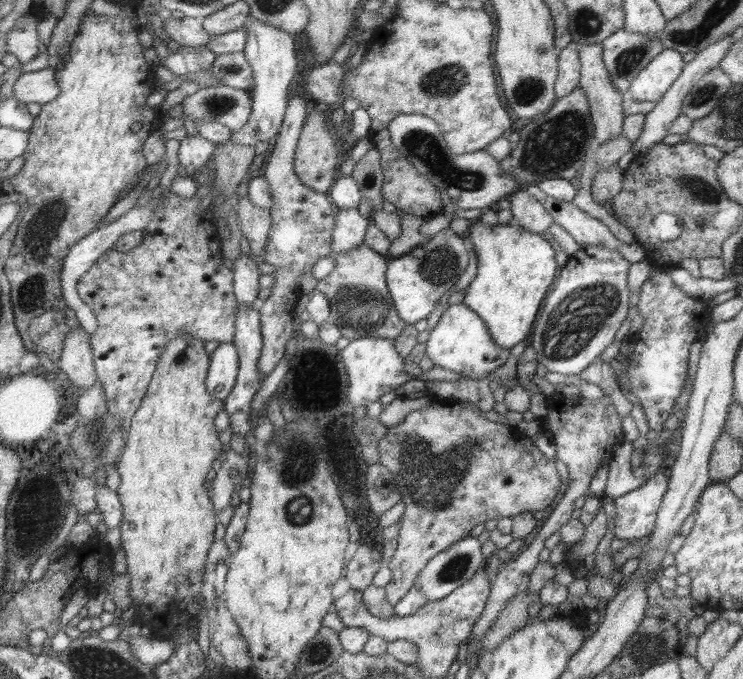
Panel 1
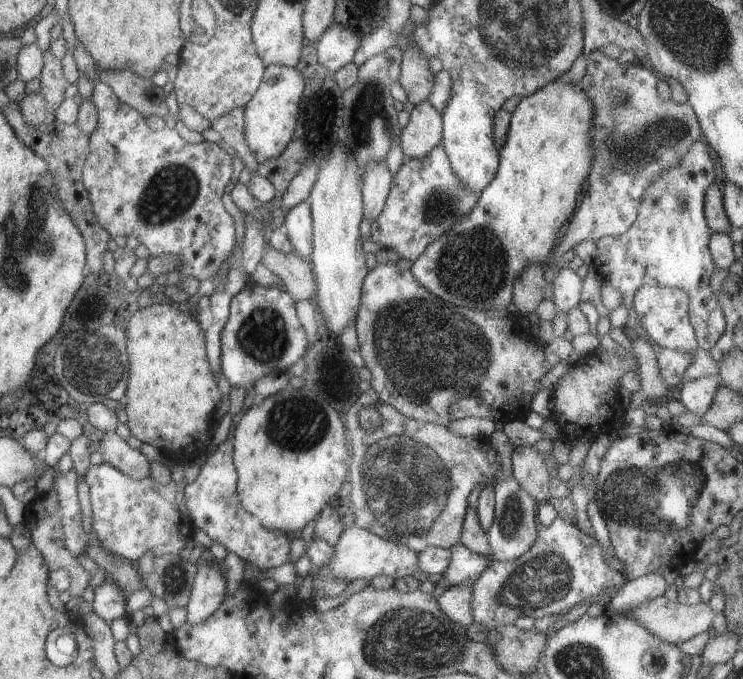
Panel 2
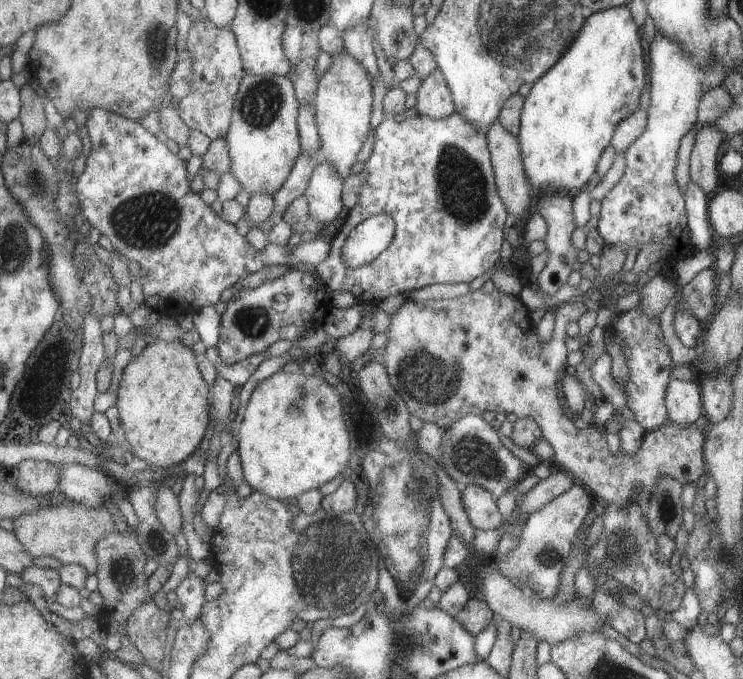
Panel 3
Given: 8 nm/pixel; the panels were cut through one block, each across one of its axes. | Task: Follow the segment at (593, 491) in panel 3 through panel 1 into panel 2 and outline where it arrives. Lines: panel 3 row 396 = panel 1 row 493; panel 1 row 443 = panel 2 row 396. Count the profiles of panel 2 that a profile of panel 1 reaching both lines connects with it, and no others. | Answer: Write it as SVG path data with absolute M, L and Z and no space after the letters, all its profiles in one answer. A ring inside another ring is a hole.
M395 262L387 264L376 264L365 275L362 282L362 292L360 296L359 310L353 322L358 340L358 351L369 368L371 376L371 388L377 392L378 399L385 404L389 404L400 412L405 418L420 420L421 422L433 423L436 425L447 426L453 420L463 418L485 418L487 420L500 420L502 423L513 421L514 419L523 419L527 412L531 411L531 399L539 390L539 380L553 366L545 360L543 356L543 347L539 346L535 338L531 338L530 333L521 338L519 321L510 319L506 312L498 310L481 310L479 308L461 308L447 304L436 296L433 296L426 288L421 288L421 284L415 282L409 270L399 270Z

